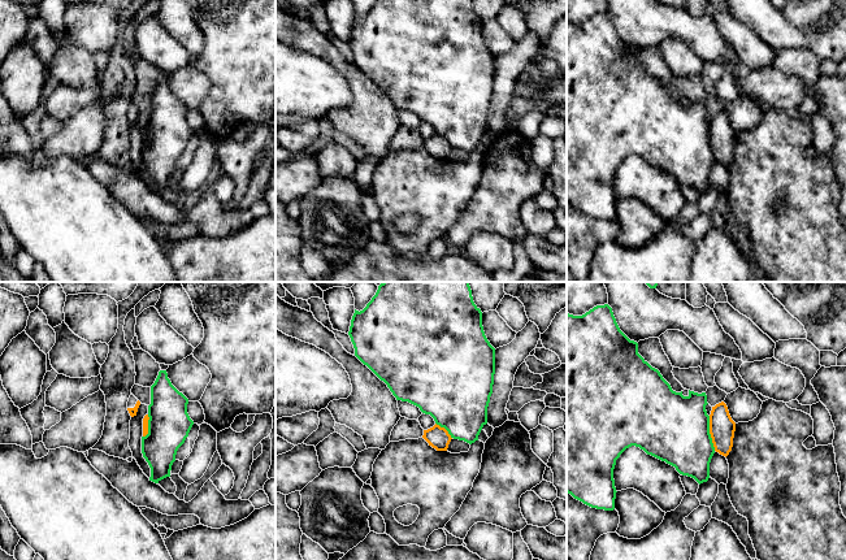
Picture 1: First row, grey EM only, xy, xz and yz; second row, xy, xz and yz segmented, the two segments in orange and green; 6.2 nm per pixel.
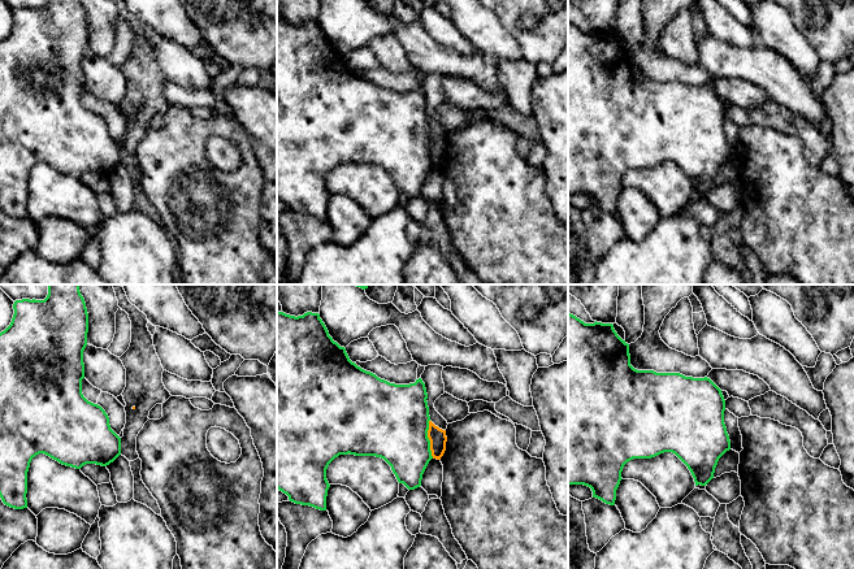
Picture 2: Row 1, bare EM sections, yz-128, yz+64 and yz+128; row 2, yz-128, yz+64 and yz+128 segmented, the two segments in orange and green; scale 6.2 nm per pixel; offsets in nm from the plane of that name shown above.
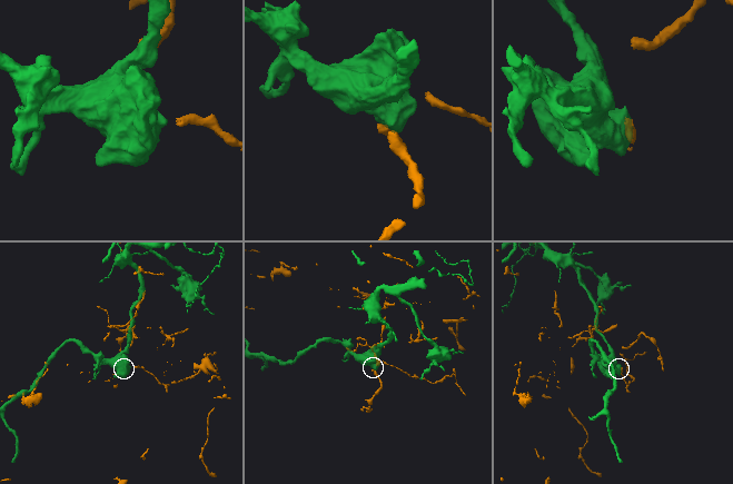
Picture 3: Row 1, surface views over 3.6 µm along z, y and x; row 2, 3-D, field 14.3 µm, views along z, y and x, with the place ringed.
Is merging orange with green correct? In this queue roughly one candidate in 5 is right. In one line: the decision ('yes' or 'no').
no

